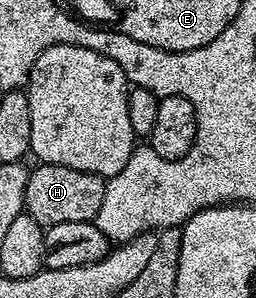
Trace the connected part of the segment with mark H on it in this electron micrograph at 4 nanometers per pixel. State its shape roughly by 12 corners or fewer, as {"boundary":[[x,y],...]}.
{"boundary":[[38,163],[24,215],[44,229],[96,221],[102,177]]}

